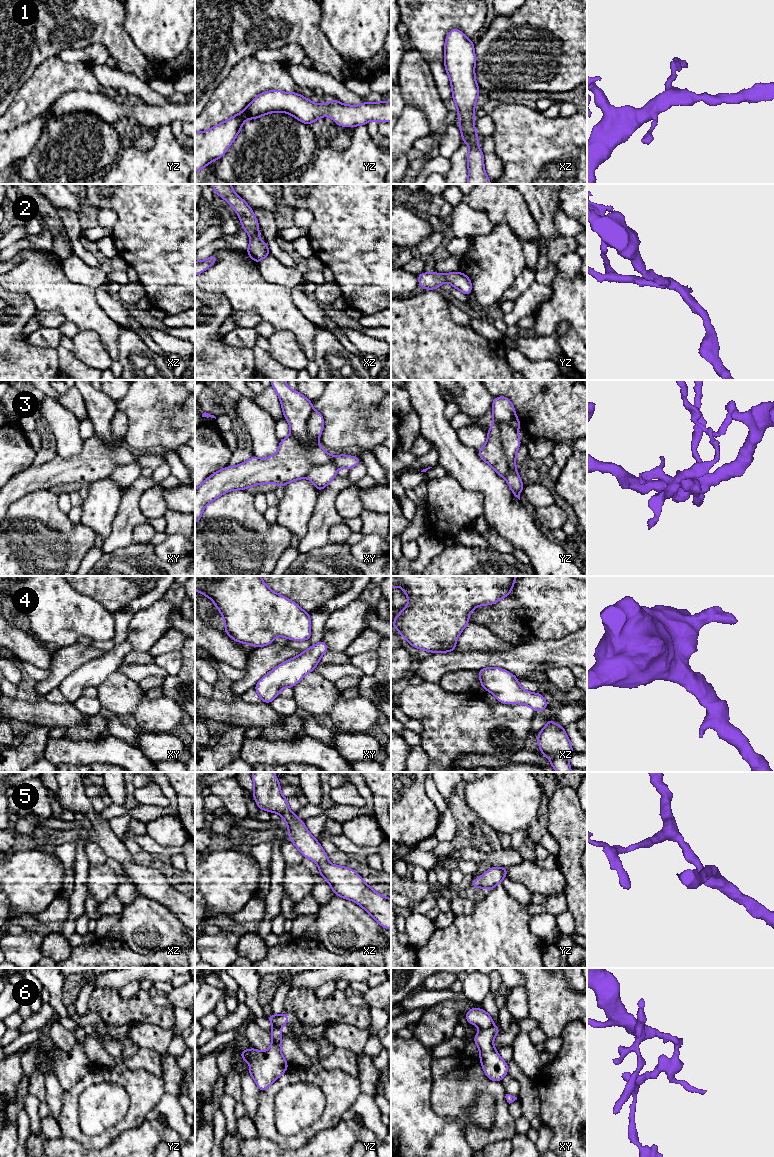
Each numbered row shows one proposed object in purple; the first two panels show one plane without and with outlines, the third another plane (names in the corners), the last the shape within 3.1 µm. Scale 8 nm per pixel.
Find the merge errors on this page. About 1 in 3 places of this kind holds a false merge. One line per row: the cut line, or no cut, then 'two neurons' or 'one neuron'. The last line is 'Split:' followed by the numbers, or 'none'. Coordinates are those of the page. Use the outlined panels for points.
1: no cut; one neuron
2: no cut; one neuron
3: cut in yz along (493, 422), (499, 428), (506, 456), (504, 477); two neurons
4: no cut; one neuron
5: no cut; one neuron
6: cut in xy along (492, 1025), (481, 1029); two neurons
Split: 3, 6

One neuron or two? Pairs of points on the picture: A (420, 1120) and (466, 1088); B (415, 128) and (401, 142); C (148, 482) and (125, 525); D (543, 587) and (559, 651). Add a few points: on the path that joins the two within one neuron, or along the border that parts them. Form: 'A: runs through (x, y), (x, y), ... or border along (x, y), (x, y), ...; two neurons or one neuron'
A: border along (431, 1088), (431, 1108), (440, 1116), (455, 1119); two neurons
B: runs through (412, 131), (404, 139); one neuron
C: runs through (137, 491), (130, 498), (128, 514); one neuron
D: border along (576, 630), (558, 638), (535, 638); two neurons

